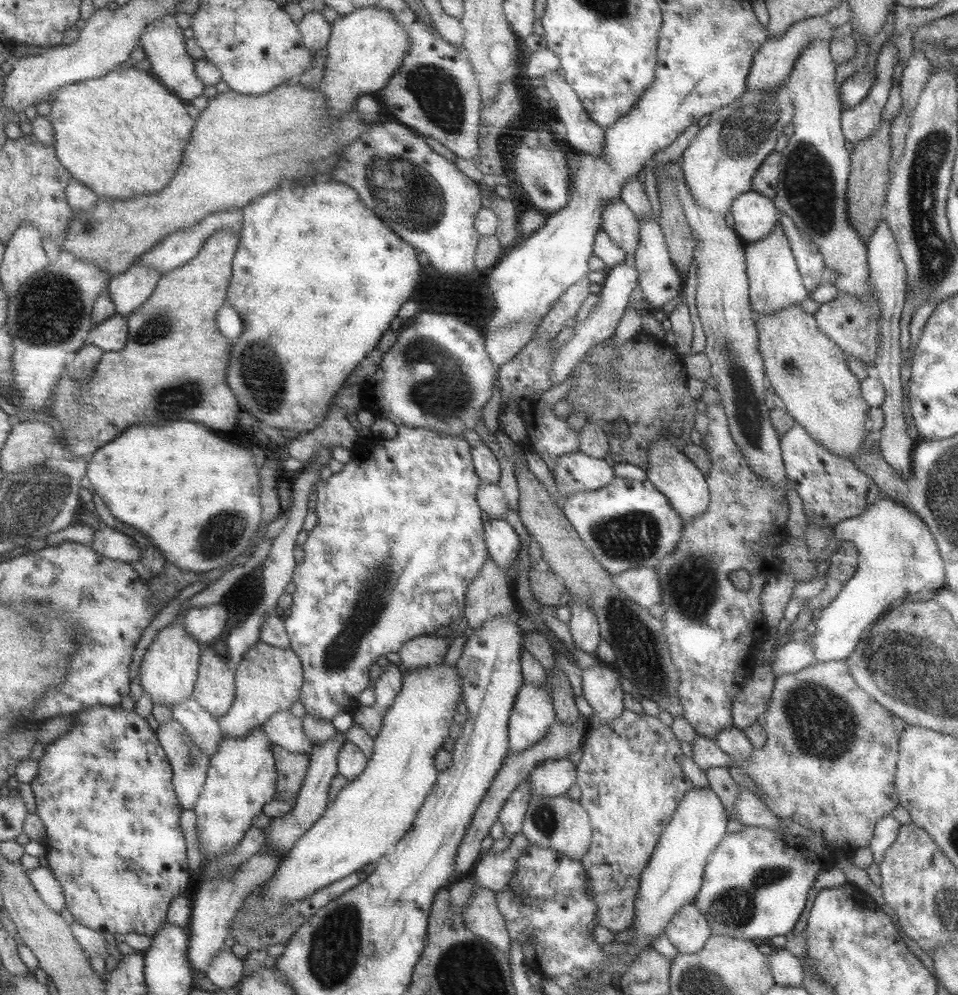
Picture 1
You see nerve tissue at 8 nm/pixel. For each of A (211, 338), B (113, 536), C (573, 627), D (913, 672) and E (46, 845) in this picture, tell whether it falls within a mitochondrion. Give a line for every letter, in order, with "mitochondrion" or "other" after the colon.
A: other
B: other
C: other
D: mitochondrion
E: other

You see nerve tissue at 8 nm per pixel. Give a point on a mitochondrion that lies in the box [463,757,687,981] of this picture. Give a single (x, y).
(544, 819)

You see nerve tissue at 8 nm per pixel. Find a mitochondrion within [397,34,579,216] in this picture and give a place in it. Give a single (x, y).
(440, 95)

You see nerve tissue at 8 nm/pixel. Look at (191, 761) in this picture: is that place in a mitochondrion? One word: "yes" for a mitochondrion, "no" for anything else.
yes

